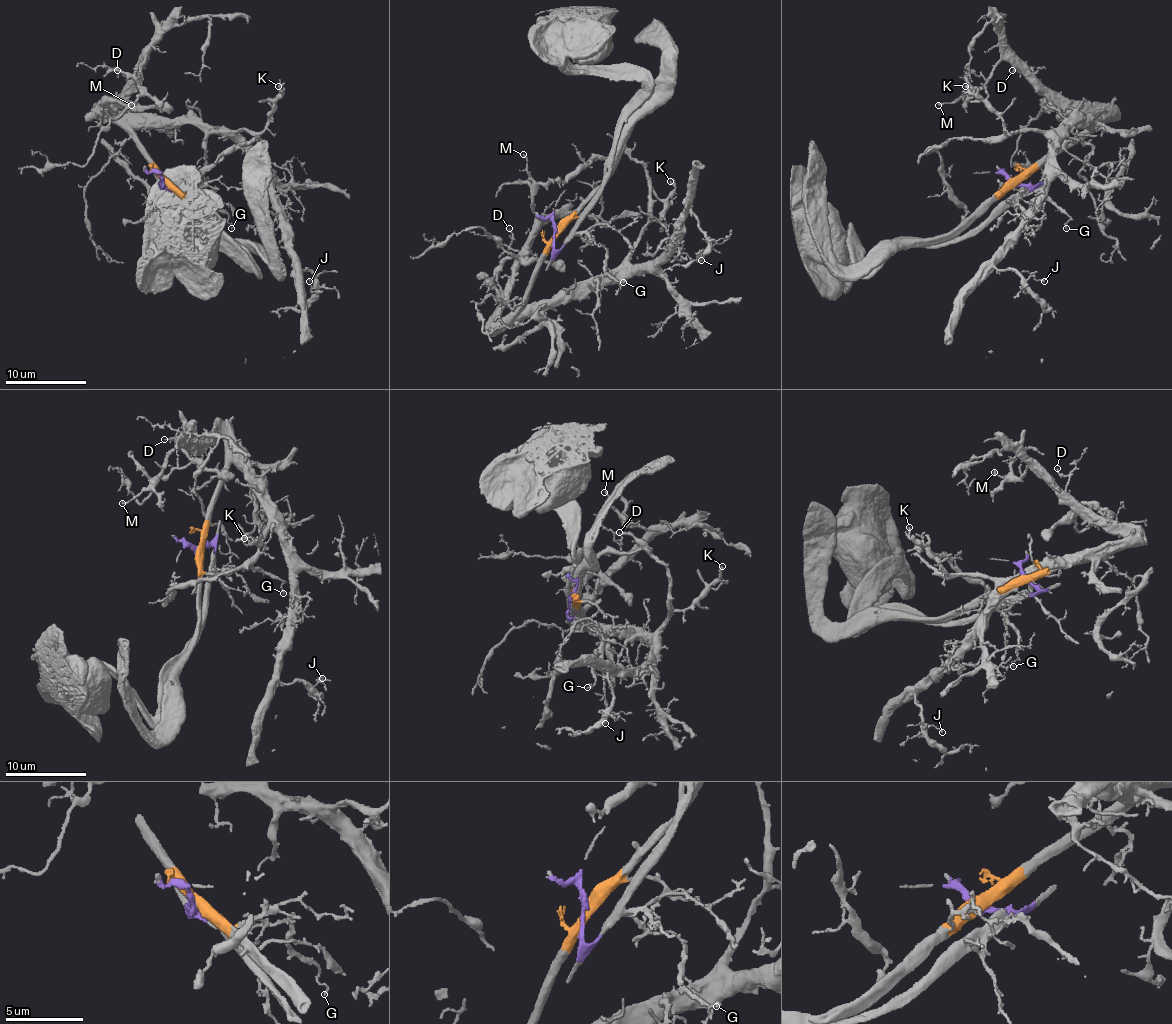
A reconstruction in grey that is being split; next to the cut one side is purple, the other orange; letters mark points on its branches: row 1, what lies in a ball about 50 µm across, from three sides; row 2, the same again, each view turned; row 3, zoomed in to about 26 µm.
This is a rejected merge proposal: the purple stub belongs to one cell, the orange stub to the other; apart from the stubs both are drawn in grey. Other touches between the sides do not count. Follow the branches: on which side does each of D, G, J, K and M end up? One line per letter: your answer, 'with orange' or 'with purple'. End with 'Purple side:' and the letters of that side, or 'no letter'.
D: with orange
G: with purple
J: with orange
K: with orange
M: with orange
Purple side: G

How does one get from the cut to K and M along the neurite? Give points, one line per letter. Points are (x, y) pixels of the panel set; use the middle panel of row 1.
K: (555, 230), (526, 305), (551, 305), (579, 285), (601, 283), (640, 232), (660, 218), (674, 187), (670, 181)
M: (555, 230), (531, 291), (500, 315), (512, 268), (537, 224), (533, 177), (522, 155)

